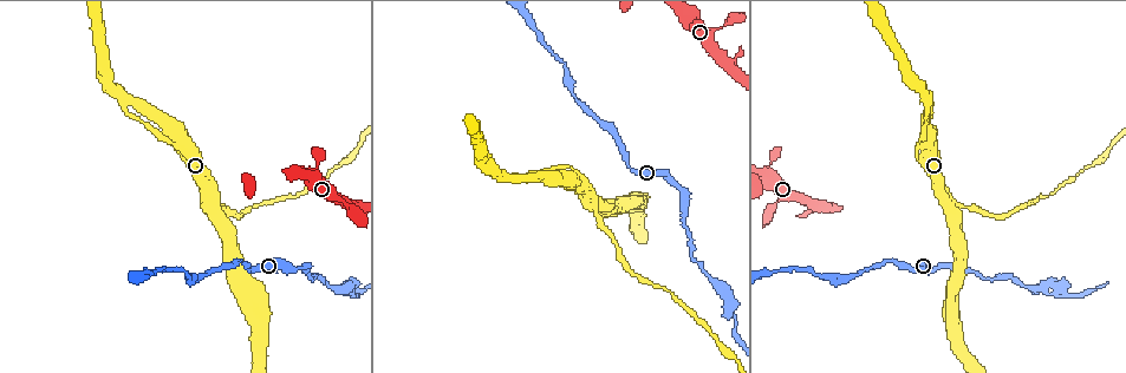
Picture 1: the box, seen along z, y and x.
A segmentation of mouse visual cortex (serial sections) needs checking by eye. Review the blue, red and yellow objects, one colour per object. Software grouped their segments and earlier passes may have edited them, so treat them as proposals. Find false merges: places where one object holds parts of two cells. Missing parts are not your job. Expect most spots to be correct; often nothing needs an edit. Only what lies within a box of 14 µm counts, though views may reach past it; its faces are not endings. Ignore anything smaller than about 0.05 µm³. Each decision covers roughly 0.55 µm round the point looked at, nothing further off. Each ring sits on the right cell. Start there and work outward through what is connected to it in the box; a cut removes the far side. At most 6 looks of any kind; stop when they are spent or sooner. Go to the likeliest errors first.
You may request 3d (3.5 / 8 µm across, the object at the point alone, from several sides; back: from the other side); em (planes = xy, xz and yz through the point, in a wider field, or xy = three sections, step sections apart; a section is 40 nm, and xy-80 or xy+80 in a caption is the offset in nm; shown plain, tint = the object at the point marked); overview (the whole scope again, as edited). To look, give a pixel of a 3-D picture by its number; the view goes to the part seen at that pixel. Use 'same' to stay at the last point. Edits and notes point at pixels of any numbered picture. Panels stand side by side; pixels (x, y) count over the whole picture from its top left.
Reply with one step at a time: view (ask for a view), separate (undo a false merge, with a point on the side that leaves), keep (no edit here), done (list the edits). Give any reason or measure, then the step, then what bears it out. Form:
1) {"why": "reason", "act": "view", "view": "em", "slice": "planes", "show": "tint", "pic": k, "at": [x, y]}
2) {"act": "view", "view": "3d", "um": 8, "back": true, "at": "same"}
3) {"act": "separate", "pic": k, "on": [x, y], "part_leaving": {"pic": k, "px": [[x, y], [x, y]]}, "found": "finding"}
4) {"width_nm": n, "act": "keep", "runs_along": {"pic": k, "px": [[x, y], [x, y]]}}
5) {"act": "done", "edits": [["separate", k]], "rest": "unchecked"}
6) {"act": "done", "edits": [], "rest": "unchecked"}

{"why": "a narrow waist", "act": "view", "view": "3d", "um": 3.5, "back": true, "pic": 1, "at": [318, 161]}

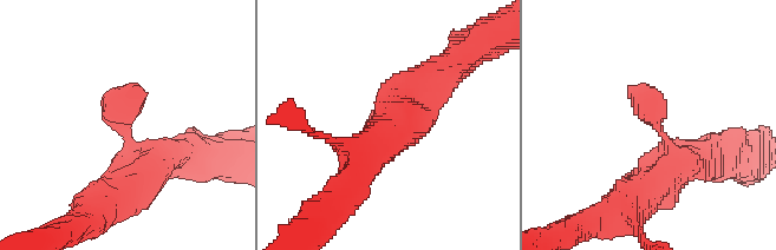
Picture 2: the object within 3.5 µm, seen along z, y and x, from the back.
{"why": "need the tissue", "act": "view", "view": "em", "slice": "xy", "step": 3, "show": "tint", "pic": 2, "at": [662, 132]}

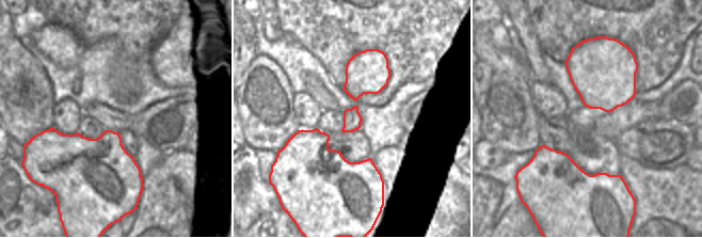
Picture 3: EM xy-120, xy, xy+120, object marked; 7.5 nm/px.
{"width_nm": 170, "act": "keep", "runs_along": {"pic": 2, "px": [[130, 185], [144, 175], [126, 138], [137, 84]]}, "found": "all the same cell"}

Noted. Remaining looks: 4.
{"why": "abrupt turn", "act": "view", "view": "3d", "um": 8, "pic": 1, "at": [730, 299]}

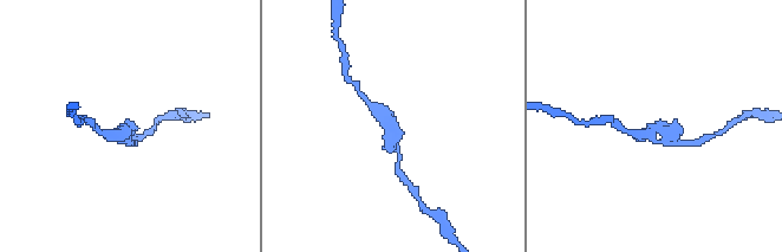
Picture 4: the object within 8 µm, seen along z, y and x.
{"arm_widths_nm": [200, 350], "why": "shape alone is not enough", "act": "view", "view": "em", "slice": "xy", "step": 5, "show": "tint", "pic": 4, "at": [390, 128]}

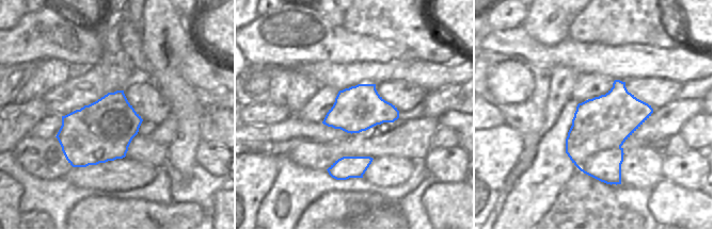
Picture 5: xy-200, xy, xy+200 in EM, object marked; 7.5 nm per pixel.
{"width_nm": 340, "act": "keep", "runs_along": {"pic": 4, "px": [[371, 105], [390, 121], [399, 155]]}, "found": "all the same cell"}

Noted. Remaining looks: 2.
{"act": "view", "view": "3d", "um": 3.5, "back": true, "pic": 1, "at": [124, 100]}

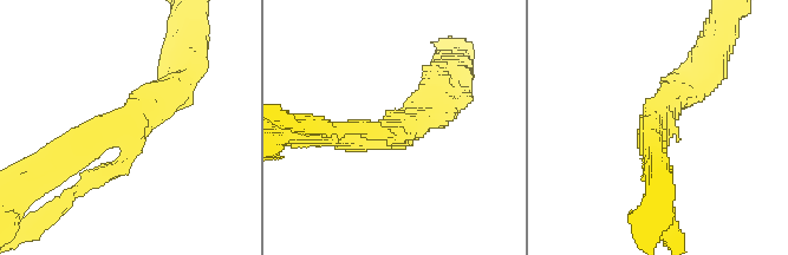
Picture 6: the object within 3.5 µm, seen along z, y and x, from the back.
{"act": "keep", "found": "one cell here"}

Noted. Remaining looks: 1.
{"act": "done", "edits": [], "rest": "unchecked"}

